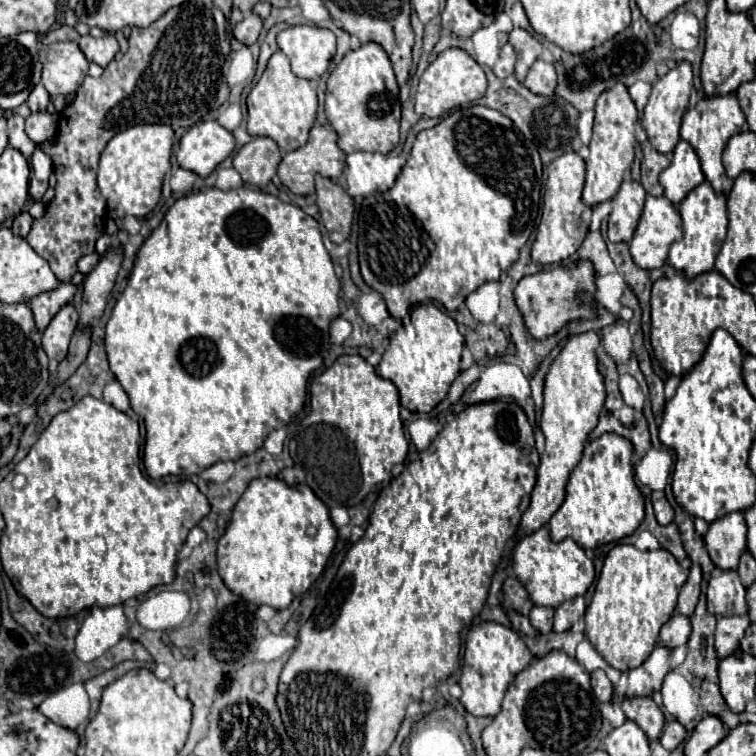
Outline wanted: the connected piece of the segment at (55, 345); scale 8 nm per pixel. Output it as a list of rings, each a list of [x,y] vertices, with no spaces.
[[[64,305],[54,315],[50,325],[44,329],[44,337],[42,337],[42,347],[50,359],[62,361],[66,357],[68,343],[76,325],[78,325],[78,311],[72,305]]]

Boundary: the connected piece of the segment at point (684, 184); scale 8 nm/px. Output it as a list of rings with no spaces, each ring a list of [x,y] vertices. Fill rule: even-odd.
[[[680,141],[672,153],[670,165],[660,175],[664,197],[676,207],[702,181],[704,181],[704,173],[696,151],[690,147],[690,143]]]

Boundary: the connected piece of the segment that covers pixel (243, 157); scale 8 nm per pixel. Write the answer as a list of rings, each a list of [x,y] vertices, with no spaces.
[[[254,137],[234,157],[234,169],[242,181],[252,187],[264,189],[276,175],[282,153],[270,137]]]

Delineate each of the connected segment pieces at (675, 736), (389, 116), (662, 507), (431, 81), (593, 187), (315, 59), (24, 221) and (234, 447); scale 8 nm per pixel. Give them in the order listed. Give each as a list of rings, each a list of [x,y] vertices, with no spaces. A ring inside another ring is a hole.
[[[668,721],[664,725],[664,731],[662,731],[662,737],[660,737],[660,745],[668,751],[676,749],[686,737],[686,729],[678,723],[678,721]]]
[[[366,43],[358,51],[346,53],[338,67],[330,73],[326,89],[326,117],[338,133],[338,147],[344,153],[390,153],[398,145],[398,83],[386,51],[378,43]]]
[[[652,491],[652,505],[654,505],[654,515],[660,525],[668,525],[674,521],[674,511],[664,495],[664,491]]]
[[[446,49],[436,57],[436,61],[428,65],[428,69],[420,77],[420,85],[416,93],[416,113],[422,117],[444,117],[450,111],[480,99],[486,87],[488,81],[482,67],[466,51]]]
[[[616,83],[612,89],[604,91],[596,101],[596,117],[594,117],[594,135],[590,141],[590,157],[586,161],[586,185],[582,191],[582,201],[588,207],[604,203],[616,195],[624,175],[630,171],[634,161],[636,147],[636,123],[638,111],[634,101],[628,95],[628,89],[622,83]]]
[[[294,25],[278,33],[278,47],[292,63],[292,73],[302,79],[320,79],[336,53],[336,35],[314,25]]]
[[[24,211],[24,213],[20,213],[20,215],[14,219],[14,223],[12,223],[12,231],[14,231],[14,235],[26,237],[28,231],[30,231],[30,225],[32,225],[32,217],[30,217],[28,211]]]
[[[210,187],[206,191],[196,191],[180,197],[166,213],[162,223],[152,231],[136,255],[134,269],[128,279],[128,287],[118,297],[110,321],[106,325],[106,353],[110,361],[110,371],[120,381],[130,397],[134,413],[144,419],[146,443],[144,443],[144,469],[152,480],[168,475],[189,477],[202,473],[216,461],[236,461],[242,455],[258,451],[270,431],[280,429],[290,421],[292,415],[300,413],[306,401],[306,383],[314,369],[322,365],[322,351],[328,347],[328,329],[332,319],[340,315],[338,309],[340,283],[334,273],[330,253],[322,243],[322,233],[318,221],[306,215],[300,207],[280,201],[256,188],[240,187],[222,191]]]

